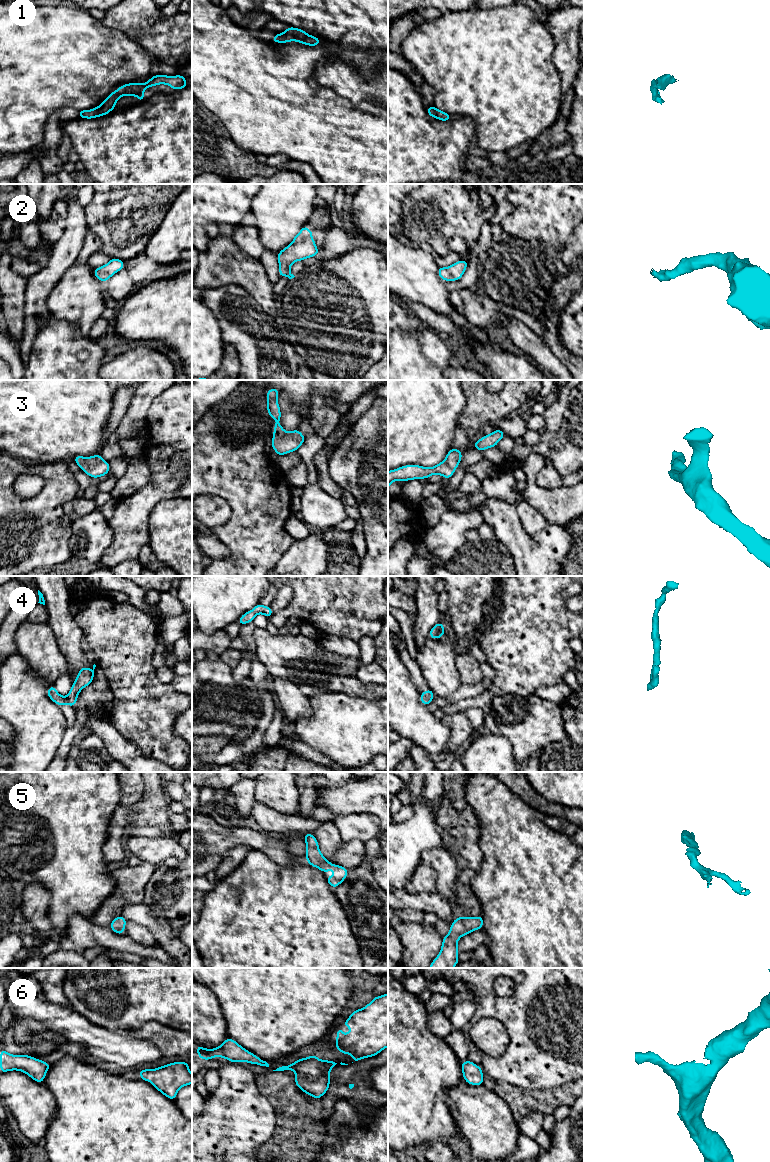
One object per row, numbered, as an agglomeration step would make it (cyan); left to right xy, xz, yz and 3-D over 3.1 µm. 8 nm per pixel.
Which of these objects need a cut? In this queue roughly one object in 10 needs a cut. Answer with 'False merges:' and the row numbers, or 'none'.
False merges: none

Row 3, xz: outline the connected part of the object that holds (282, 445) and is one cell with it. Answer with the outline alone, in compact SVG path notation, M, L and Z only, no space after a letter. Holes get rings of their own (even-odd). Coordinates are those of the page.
M271 388L266 393L267 398L267 413L276 421L273 427L274 433L272 437L271 448L275 450L278 457L297 449L304 443L305 436L299 429L291 432L286 432L279 424L281 419L281 410L277 401L279 390Z

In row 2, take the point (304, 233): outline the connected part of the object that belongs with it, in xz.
M306 225L294 236L292 243L277 254L279 278L283 276L287 276L289 279L294 278L295 276L290 271L290 266L294 262L318 256L319 250L311 237L314 232L309 230Z

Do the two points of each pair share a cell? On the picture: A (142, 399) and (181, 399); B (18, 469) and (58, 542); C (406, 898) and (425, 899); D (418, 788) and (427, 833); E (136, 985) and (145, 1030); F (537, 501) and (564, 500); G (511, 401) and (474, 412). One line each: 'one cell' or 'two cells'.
A: two cells
B: one cell
C: one cell
D: two cells
E: two cells
F: one cell
G: one cell

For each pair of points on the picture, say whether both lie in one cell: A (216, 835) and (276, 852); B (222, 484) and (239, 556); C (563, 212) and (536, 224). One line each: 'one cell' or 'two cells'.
A: one cell
B: one cell
C: one cell

